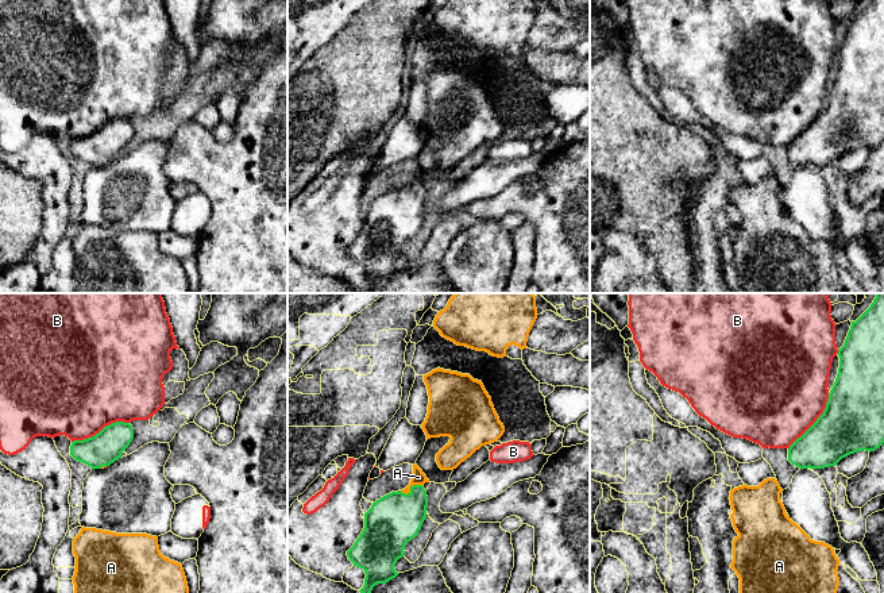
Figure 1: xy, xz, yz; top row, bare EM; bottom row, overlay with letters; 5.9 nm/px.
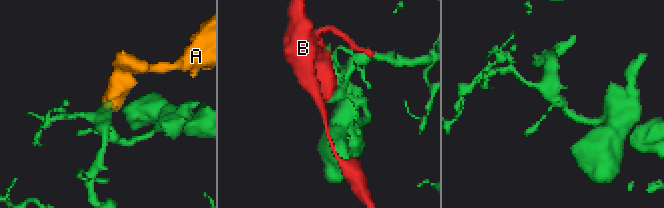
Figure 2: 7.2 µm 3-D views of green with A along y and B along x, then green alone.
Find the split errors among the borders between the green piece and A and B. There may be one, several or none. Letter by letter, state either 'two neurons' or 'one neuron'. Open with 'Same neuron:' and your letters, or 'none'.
Same neuron: A
A: one neuron
B: two neurons

